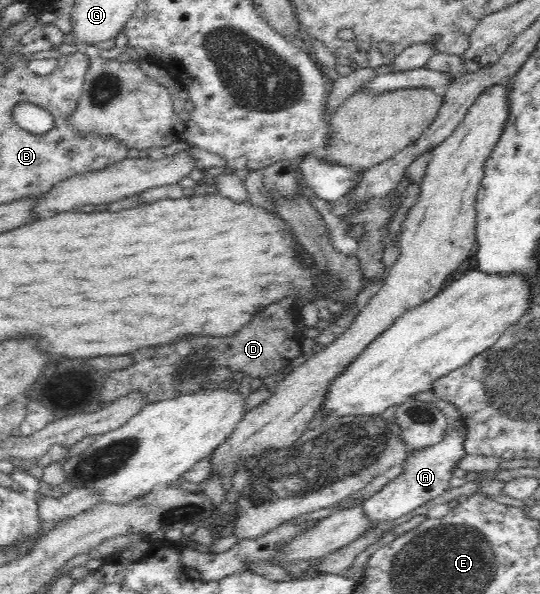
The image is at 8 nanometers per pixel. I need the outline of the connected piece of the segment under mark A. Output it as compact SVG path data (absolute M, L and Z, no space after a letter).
M463 416L455 423L454 427L444 435L444 439L428 449L416 449L411 451L408 461L403 464L402 475L389 481L376 495L362 501L362 510L366 512L366 518L370 520L370 530L376 529L380 523L393 521L393 519L410 515L418 507L423 507L428 501L440 496L450 488L449 481L453 469L457 468L459 461L467 454L463 443L465 439L459 433L459 427L465 426Z

